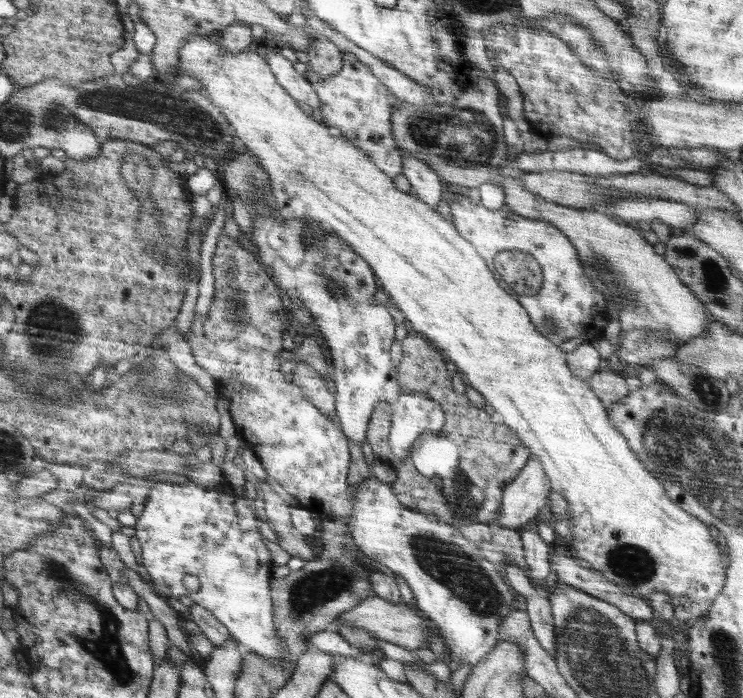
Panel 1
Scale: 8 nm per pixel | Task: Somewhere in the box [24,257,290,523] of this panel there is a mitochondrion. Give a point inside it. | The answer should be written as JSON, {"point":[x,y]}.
{"point":[75,392]}

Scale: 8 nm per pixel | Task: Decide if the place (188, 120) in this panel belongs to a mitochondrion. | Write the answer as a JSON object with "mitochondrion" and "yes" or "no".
{"mitochondrion":"yes"}

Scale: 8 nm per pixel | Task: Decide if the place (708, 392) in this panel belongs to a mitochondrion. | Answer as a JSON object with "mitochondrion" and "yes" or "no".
{"mitochondrion":"yes"}

